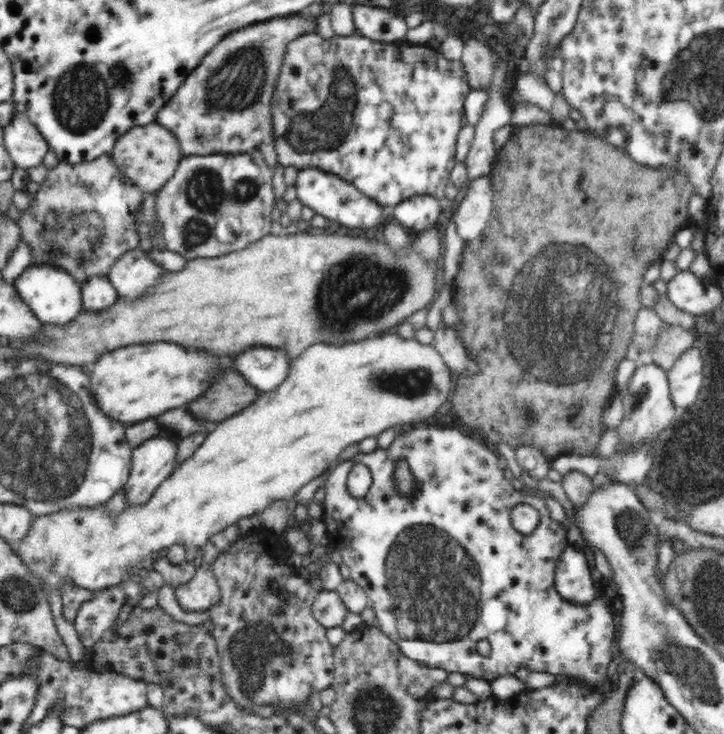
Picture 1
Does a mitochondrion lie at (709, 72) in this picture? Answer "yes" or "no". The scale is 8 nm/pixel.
yes

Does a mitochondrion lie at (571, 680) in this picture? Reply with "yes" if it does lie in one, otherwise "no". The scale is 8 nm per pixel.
no

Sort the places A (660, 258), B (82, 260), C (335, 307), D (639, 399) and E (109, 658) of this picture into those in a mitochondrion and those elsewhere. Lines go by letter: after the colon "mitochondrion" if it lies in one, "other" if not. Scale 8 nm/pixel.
A: other
B: other
C: mitochondrion
D: mitochondrion
E: mitochondrion

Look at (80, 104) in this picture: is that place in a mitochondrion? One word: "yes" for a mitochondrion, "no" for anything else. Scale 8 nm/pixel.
yes

